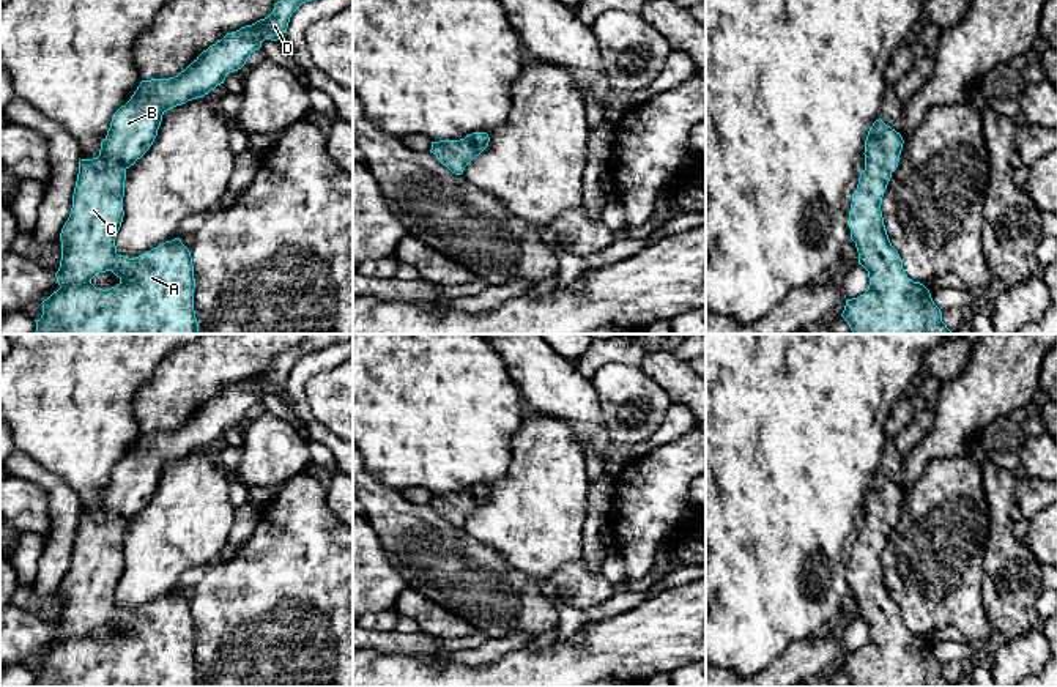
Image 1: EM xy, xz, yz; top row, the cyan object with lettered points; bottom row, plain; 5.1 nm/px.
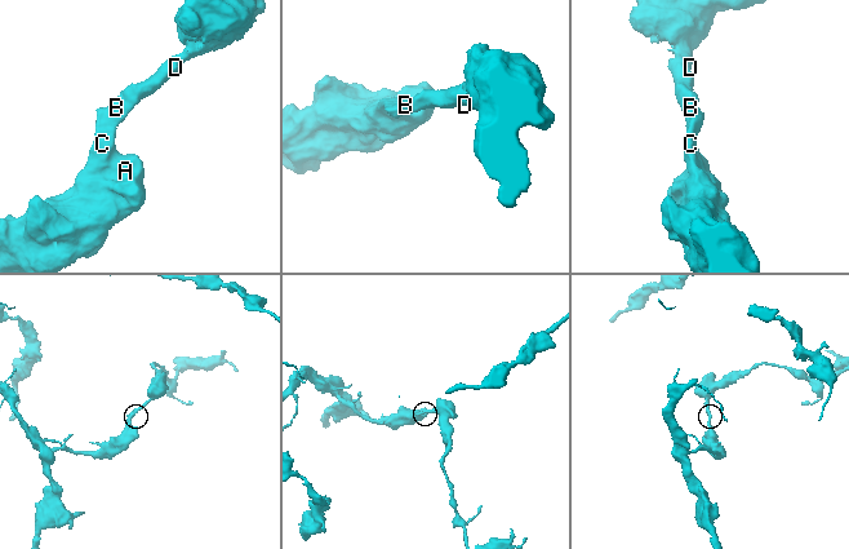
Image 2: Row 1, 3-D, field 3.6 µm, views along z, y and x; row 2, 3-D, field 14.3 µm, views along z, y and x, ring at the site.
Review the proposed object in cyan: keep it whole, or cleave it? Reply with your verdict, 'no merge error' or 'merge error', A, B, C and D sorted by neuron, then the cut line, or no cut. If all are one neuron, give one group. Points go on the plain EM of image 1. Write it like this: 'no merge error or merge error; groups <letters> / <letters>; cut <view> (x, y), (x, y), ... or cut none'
no merge error; groups A B C D; cut none

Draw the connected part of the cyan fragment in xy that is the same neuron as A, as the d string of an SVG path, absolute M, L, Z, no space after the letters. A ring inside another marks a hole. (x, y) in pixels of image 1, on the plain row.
M309 334L299 347L277 355L268 370L227 386L178 429L140 435L131 452L113 466L99 509L79 514L71 567L60 586L61 613L55 626L60 641L41 655L43 668L36 673L35 687L198 687L194 618L180 591L135 611L117 607L115 591L124 569L126 523L150 503L167 463L203 451L224 436L230 425L246 418L265 392L277 394L287 386L291 367L302 356L348 340L353 340L353 334ZM106 624L112 624L120 637L109 643L96 641L91 632Z

